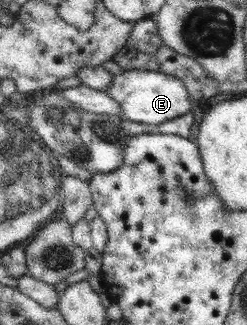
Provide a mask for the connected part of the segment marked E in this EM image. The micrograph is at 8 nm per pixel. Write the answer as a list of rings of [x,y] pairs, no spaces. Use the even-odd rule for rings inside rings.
[[[143,70],[122,71],[112,75],[112,84],[104,92],[118,103],[120,118],[134,123],[146,123],[158,133],[186,138],[192,131],[190,97],[184,83],[169,74]]]

